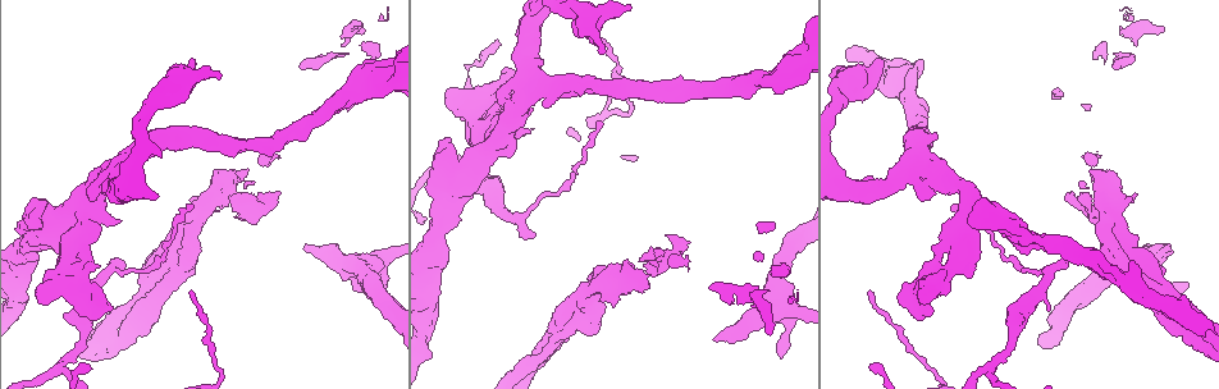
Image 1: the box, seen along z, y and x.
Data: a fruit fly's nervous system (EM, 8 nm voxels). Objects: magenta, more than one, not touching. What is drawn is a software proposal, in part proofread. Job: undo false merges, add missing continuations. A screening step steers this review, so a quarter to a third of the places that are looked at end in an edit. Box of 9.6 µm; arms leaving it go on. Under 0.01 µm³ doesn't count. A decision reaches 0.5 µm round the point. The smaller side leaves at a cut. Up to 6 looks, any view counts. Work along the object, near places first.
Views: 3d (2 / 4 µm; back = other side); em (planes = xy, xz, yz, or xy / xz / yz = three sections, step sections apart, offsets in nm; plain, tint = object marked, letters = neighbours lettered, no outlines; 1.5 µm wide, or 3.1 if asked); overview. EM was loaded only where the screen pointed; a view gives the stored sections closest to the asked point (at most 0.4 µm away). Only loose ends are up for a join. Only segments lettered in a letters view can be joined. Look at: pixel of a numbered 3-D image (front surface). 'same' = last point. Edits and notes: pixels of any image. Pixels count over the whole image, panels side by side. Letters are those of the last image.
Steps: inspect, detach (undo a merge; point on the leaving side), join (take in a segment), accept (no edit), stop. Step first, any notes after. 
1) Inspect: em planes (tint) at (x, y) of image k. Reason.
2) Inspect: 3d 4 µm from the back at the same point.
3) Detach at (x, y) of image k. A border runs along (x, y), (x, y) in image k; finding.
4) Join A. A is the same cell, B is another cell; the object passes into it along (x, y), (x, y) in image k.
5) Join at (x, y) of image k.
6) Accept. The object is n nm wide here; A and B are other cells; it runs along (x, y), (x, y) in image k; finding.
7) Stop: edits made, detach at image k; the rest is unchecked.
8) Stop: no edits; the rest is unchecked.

Inspect: em planes (letters) at (955, 204) of image 1. Thin end.

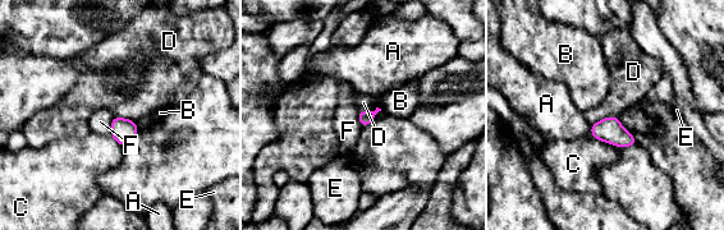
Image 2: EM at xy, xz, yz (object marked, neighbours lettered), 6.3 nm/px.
Accept. The longest contact is with C, 200 nm; A, B, C, D, E and F are other cells; no lettered segment goes on from it.

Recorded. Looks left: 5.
Inspect: em planes (letters) at (88, 252) of image 1. Touches itself.

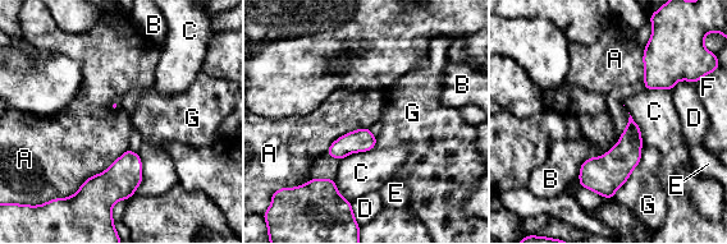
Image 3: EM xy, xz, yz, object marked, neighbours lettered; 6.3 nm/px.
Accept. The object is 60 nm wide here; the longest contact is with A, 460 nm; A, B, C, D, E, F and G are other cells; all the same neuron.

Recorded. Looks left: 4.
Inspect: 3d 4 µm at (62, 366) of image 1. Branch point.

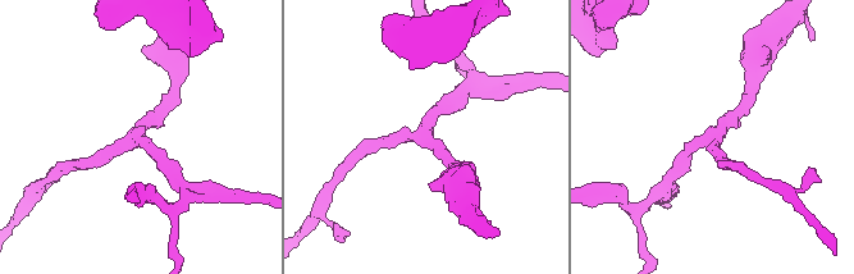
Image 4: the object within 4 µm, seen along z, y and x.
Inspect: em xz step 8 (tint) at (135, 136) of image 4. 3 arms meet here; the arms are 190, 220, 220 nm wide.

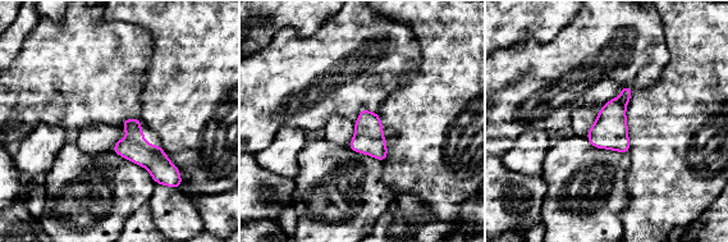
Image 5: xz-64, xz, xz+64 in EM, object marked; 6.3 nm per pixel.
Inspect: em planes (letters) at the same point.

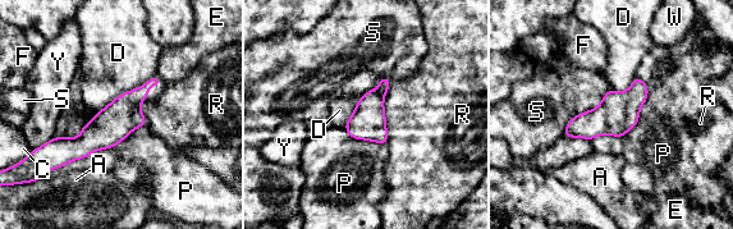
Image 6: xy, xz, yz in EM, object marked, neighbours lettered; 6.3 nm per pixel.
Accept. A, C, D, E, F, P, R, S, W and Y are other cells; it runs along (156, 79), (100, 133), (56, 154) in image 6; all the same neuron.

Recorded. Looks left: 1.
Stop: no edits; the rest is unchecked.

